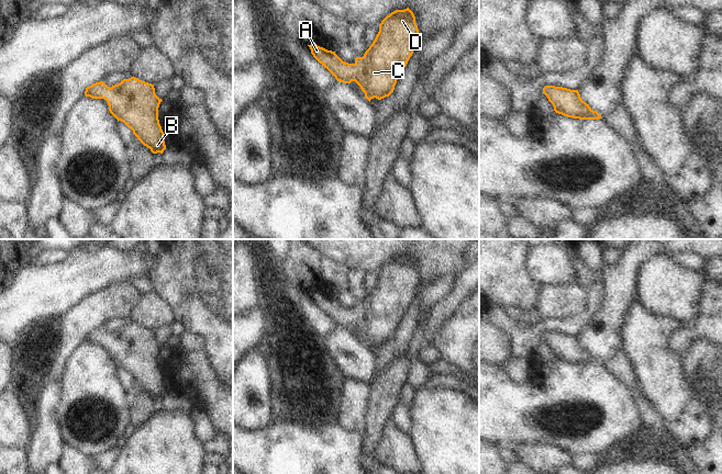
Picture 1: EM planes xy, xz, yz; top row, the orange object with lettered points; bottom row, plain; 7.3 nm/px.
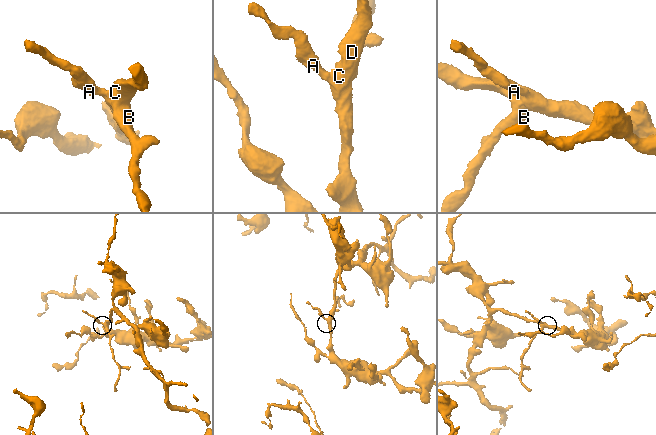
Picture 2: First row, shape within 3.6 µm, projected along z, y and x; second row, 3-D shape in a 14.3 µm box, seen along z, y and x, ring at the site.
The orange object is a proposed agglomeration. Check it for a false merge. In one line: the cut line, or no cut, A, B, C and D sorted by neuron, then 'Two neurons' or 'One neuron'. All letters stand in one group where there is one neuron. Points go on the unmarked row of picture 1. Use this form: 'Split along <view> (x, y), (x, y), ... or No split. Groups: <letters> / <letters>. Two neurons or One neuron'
No split. Groups: A B C D. One neuron

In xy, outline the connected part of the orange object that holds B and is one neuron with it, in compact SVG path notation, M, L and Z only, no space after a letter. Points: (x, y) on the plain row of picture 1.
M135 323L123 325L111 334L100 327L87 332L85 341L104 345L110 359L131 374L144 392L153 399L164 398L166 391L158 365L163 346L156 341L154 330Z

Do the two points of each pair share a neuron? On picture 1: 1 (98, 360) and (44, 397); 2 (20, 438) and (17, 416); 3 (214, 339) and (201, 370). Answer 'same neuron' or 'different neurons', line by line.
1: different neurons
2: same neuron
3: different neurons

